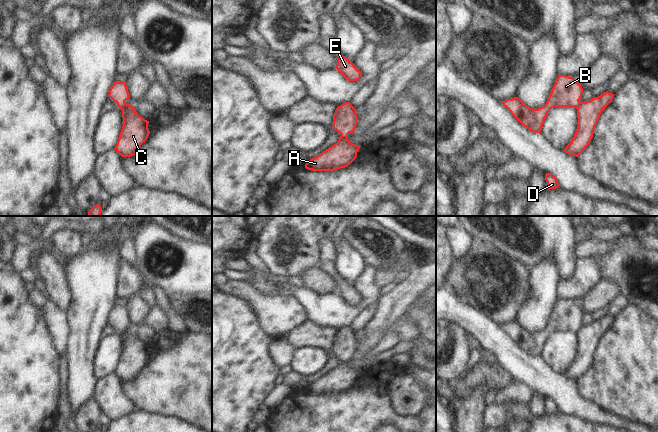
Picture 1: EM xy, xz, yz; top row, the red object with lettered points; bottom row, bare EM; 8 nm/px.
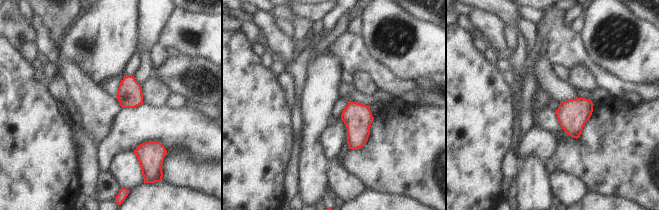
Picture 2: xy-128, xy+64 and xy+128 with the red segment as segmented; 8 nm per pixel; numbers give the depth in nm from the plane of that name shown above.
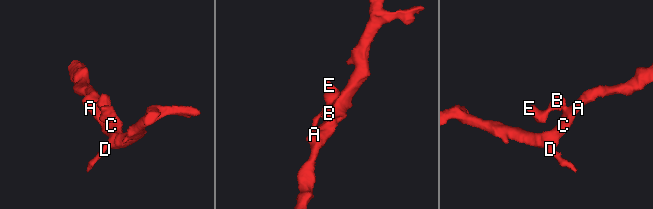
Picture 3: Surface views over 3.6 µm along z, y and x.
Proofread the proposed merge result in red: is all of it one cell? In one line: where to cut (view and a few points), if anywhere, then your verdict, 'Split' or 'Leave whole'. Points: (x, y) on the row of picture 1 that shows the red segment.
Split along xy (124, 102), (117, 103). Split

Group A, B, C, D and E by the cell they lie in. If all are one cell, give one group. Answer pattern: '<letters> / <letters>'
A C D / B E

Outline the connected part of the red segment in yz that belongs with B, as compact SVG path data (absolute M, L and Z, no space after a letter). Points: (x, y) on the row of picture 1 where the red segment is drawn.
M559 75L544 106L538 109L530 108L518 97L507 99L502 104L528 130L533 133L541 133L547 114L552 108L574 108L582 94L581 84L573 77Z

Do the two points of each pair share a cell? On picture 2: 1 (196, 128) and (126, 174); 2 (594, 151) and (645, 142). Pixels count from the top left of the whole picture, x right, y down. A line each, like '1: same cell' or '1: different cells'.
1: different cells
2: same cell

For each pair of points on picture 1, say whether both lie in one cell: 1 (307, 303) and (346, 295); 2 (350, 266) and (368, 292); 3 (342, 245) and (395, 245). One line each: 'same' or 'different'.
1: different
2: different
3: different

